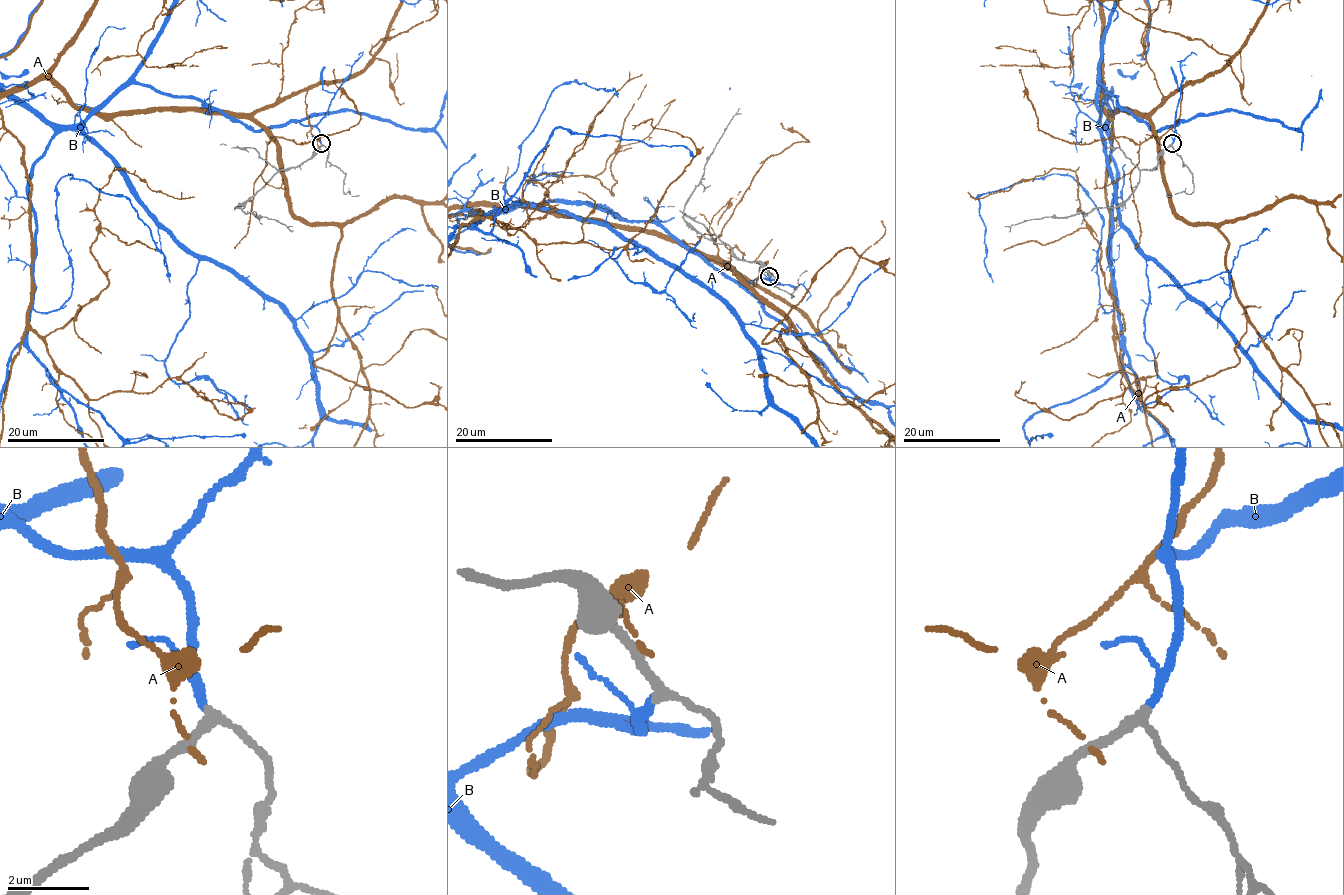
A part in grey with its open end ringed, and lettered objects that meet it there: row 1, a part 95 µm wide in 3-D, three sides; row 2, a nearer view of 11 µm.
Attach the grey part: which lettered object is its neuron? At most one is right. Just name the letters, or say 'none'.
B

